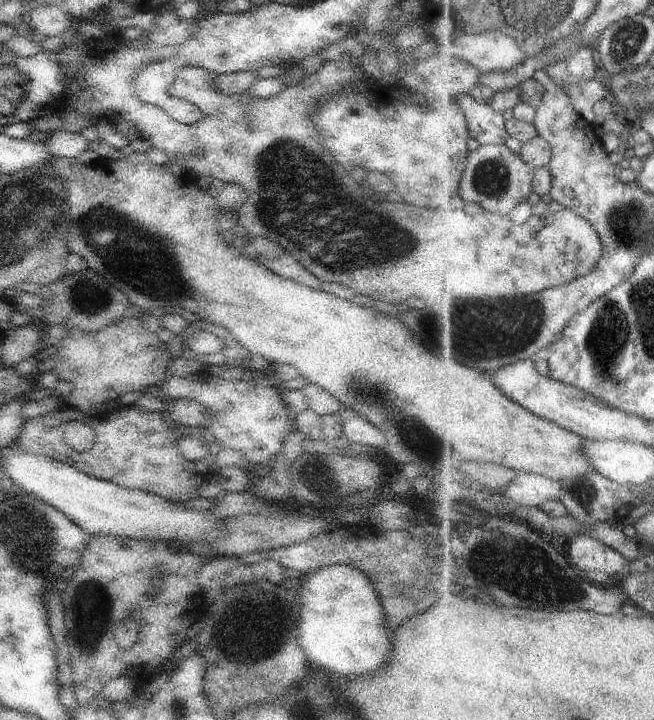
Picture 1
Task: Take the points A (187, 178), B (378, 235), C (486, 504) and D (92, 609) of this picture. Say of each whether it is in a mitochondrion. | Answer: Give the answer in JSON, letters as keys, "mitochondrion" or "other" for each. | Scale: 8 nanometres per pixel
{"A":"other","B":"mitochondrion","C":"other","D":"mitochondrion"}

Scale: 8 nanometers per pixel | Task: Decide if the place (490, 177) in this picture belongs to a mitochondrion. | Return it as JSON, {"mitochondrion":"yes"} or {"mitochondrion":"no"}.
{"mitochondrion":"yes"}

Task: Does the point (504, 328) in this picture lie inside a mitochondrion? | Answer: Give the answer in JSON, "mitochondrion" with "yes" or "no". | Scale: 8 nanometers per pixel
{"mitochondrion":"yes"}

